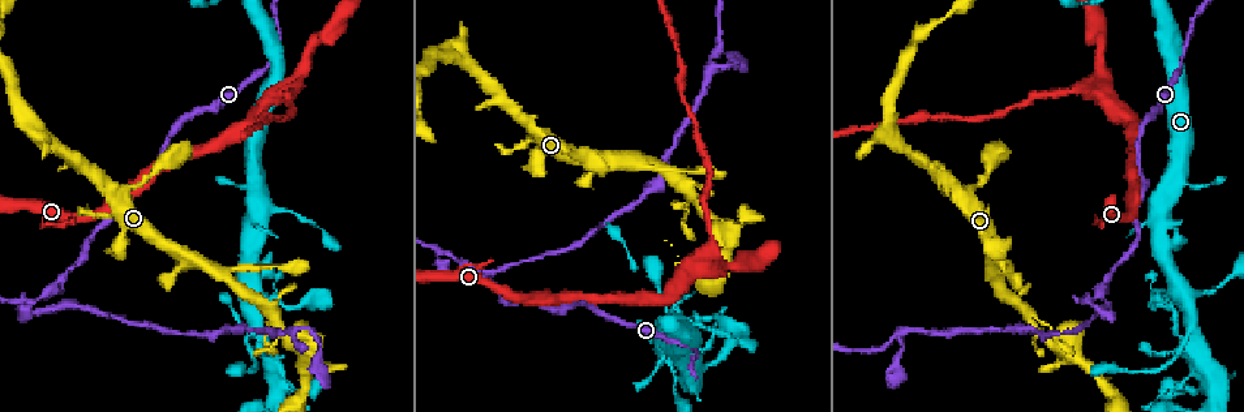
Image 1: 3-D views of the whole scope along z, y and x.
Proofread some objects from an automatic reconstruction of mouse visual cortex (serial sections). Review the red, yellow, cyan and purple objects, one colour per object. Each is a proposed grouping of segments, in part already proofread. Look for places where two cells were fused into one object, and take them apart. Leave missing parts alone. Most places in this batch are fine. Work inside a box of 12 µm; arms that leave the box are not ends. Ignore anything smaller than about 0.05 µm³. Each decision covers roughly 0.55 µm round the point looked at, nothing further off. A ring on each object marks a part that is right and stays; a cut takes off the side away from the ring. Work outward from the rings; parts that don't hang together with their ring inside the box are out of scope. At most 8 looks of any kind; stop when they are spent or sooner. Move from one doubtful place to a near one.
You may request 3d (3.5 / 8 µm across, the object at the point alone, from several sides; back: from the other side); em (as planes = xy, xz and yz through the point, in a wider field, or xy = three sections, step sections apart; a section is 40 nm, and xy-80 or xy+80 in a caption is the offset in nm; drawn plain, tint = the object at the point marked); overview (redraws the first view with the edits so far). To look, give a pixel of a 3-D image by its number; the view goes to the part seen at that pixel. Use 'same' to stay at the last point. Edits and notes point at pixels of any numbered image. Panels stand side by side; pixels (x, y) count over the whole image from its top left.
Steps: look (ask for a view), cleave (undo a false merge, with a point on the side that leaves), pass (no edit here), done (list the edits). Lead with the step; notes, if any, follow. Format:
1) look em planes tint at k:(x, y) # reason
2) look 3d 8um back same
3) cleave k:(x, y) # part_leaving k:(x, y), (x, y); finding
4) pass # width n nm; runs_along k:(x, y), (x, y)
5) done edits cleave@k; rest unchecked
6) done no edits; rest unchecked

look 3d 3.5um back at 1:(1098, 298) # three arms meet

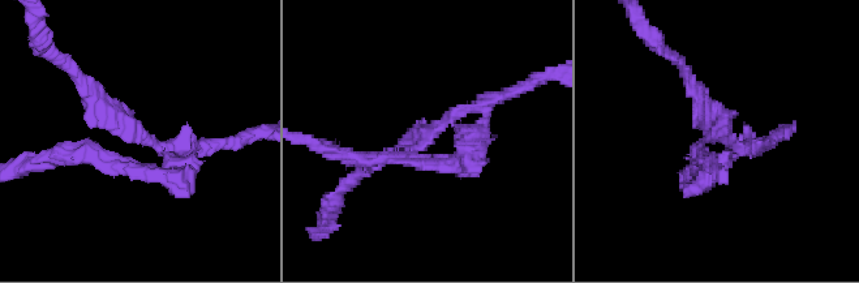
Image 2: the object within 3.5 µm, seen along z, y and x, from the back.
look em xy step 5 tint at 2:(730, 143) # arms 3; arm_widths 150, 200, 250 nm; now the EM

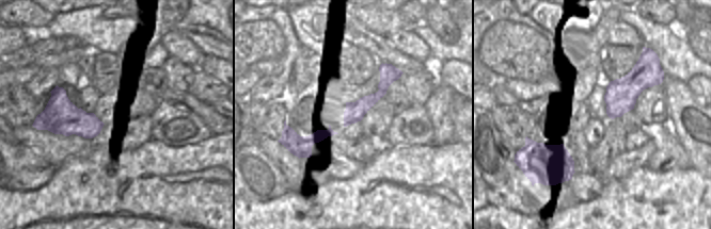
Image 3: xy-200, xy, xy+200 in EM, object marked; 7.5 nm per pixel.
pass # runs_along 2:(89, 90), (168, 154), (174, 179), (145, 170); continuous, no second cell

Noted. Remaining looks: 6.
look 3d 3.5um at 1:(681, 359) # three arms meet

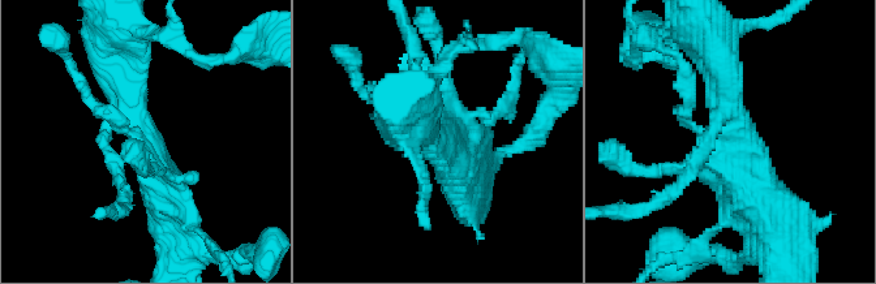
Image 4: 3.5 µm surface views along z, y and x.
look em xy step 2 plain at 4:(726, 123) # shape alone is not enough

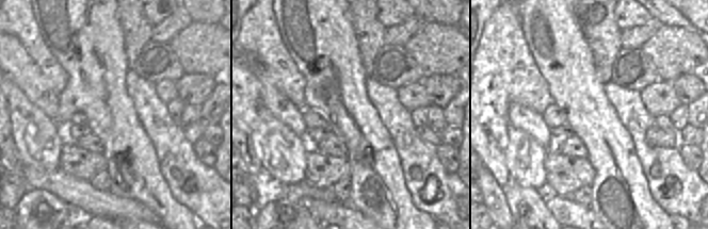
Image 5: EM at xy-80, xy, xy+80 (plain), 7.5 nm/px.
look em xy step 2 tint same

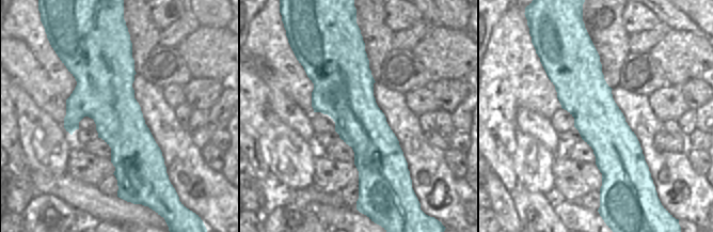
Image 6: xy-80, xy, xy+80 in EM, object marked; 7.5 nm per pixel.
pass # width 440 nm; runs_along 6:(588, 48), (607, 187); one cell here

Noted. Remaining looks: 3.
look 3d 3.5um back at 1:(711, 75) # a fork

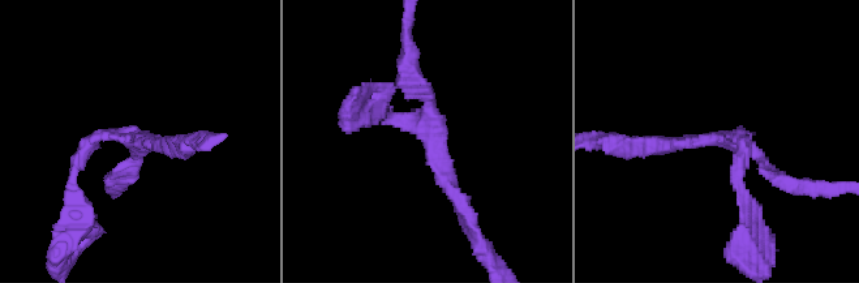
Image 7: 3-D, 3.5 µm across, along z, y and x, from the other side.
look em xy step 5 tint at 7:(134, 137) # arms 3; arm_widths 200, 200, 200 nm; now the EM

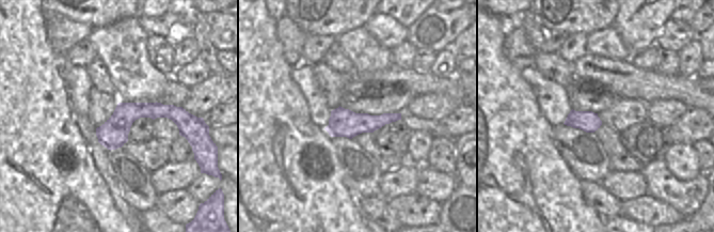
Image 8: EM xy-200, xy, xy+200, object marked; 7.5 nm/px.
pass # runs_along 7:(464, 210), (432, 140), (368, 120); continuous, no second cell

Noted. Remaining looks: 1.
done no edits; rest unchecked

